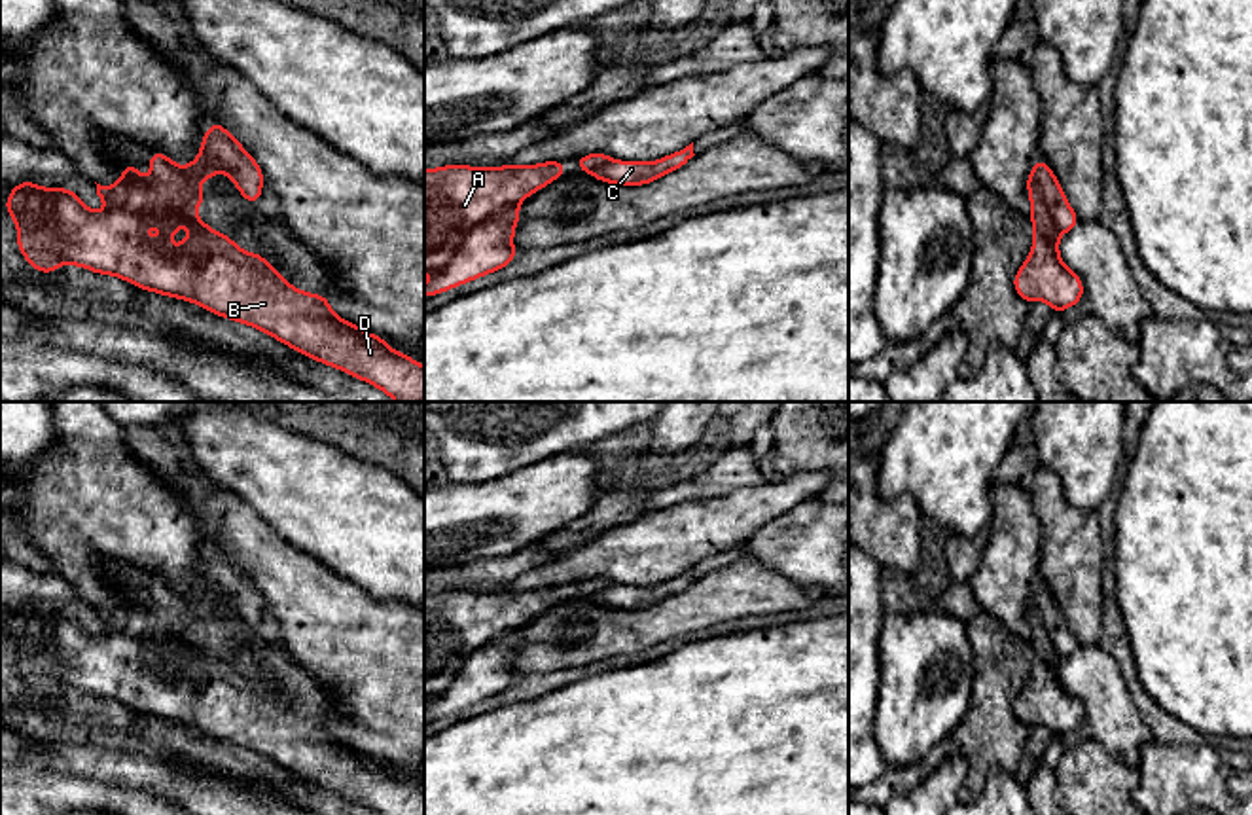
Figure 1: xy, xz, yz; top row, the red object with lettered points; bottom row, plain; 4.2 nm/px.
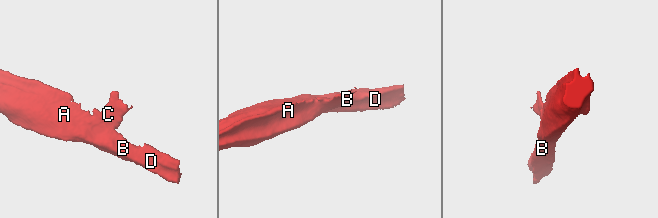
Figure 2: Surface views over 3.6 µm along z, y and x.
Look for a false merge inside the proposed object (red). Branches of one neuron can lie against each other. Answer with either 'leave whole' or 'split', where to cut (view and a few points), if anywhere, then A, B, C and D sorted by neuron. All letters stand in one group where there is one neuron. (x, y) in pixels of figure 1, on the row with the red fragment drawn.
split; cut in xz along (514, 203), (482, 220), (434, 273); A B D / C

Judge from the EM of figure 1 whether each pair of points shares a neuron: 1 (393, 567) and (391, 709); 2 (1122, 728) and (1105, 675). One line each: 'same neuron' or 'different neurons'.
1: different neurons
2: same neuron

